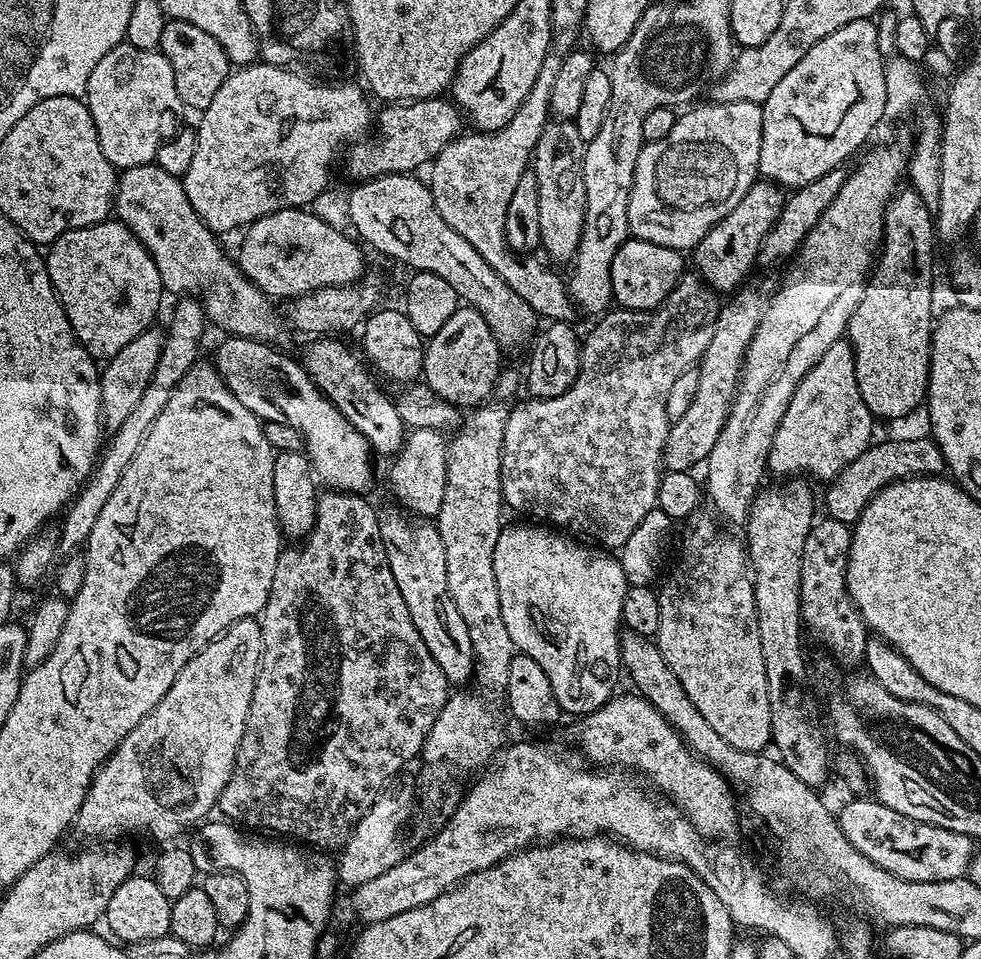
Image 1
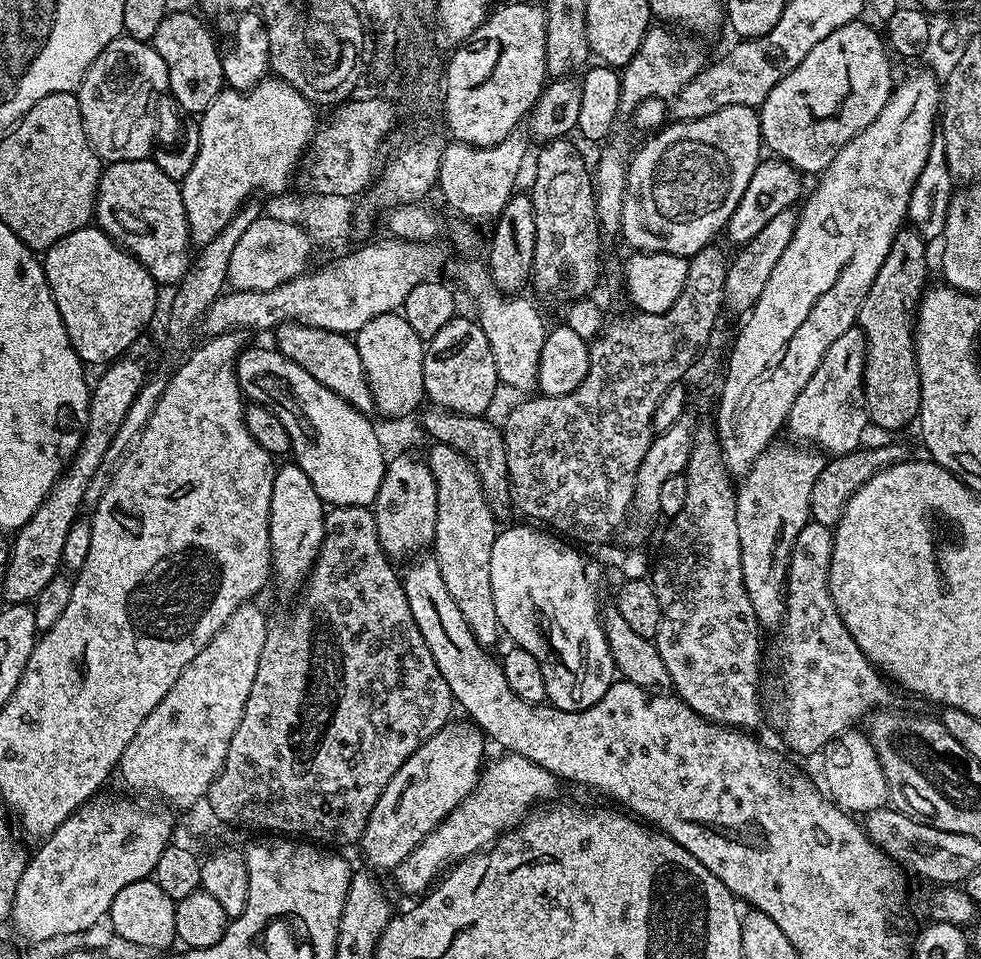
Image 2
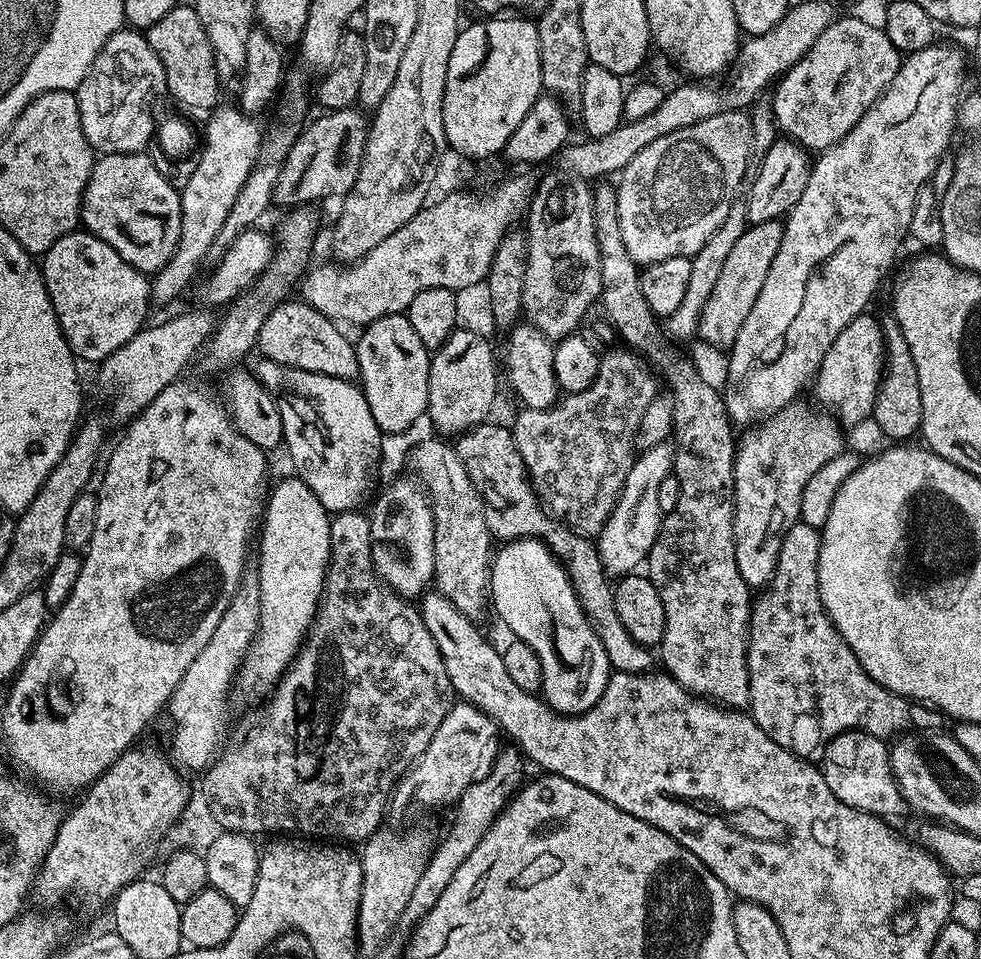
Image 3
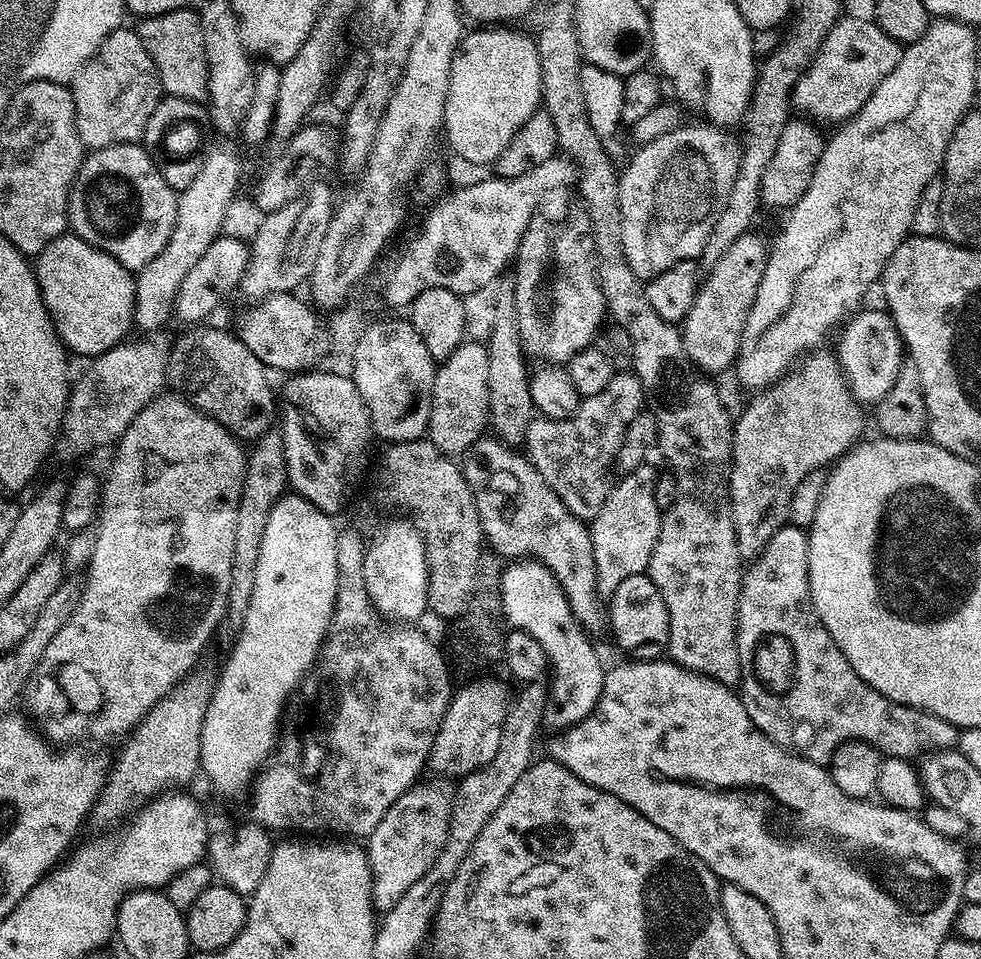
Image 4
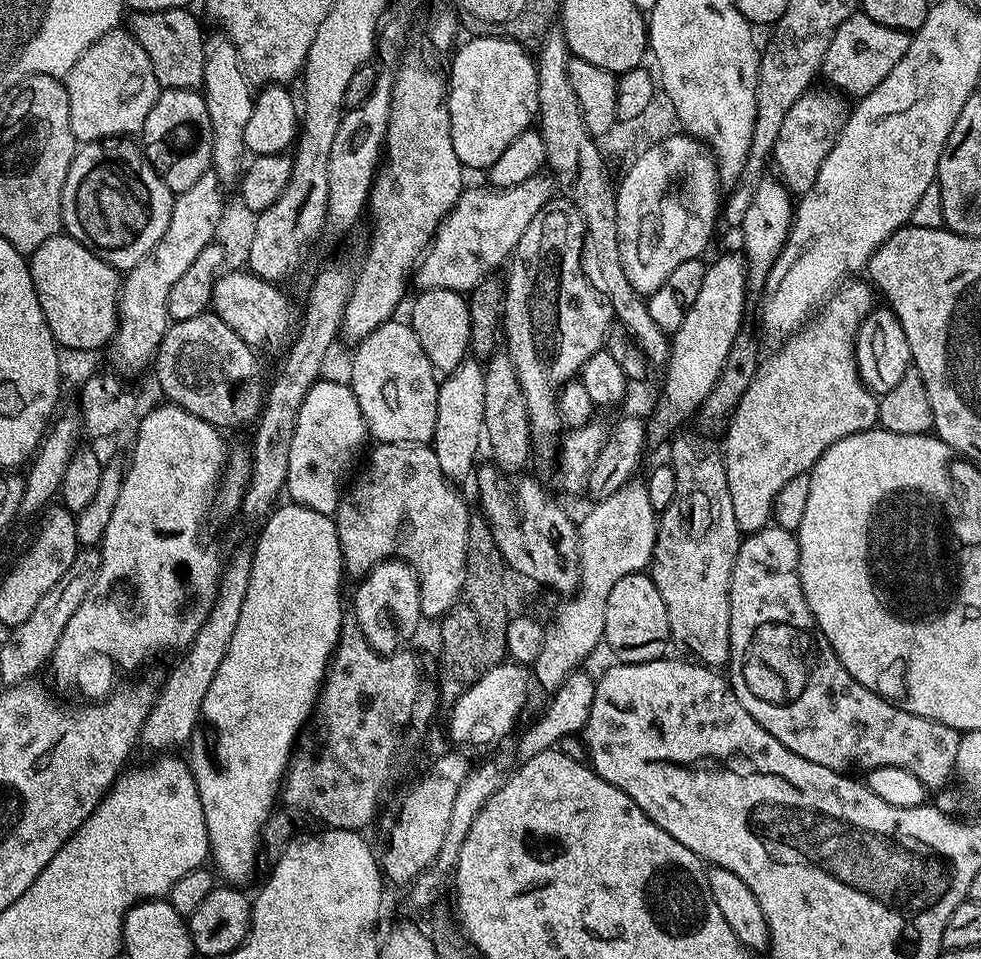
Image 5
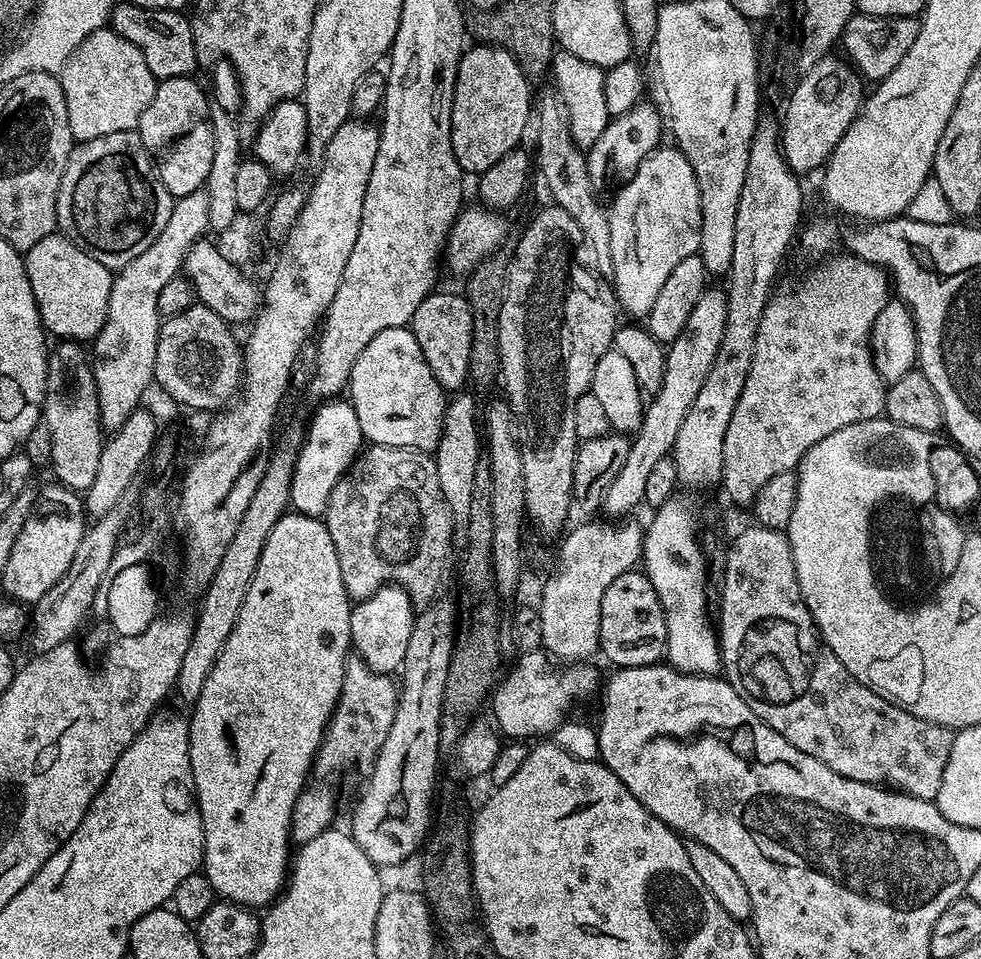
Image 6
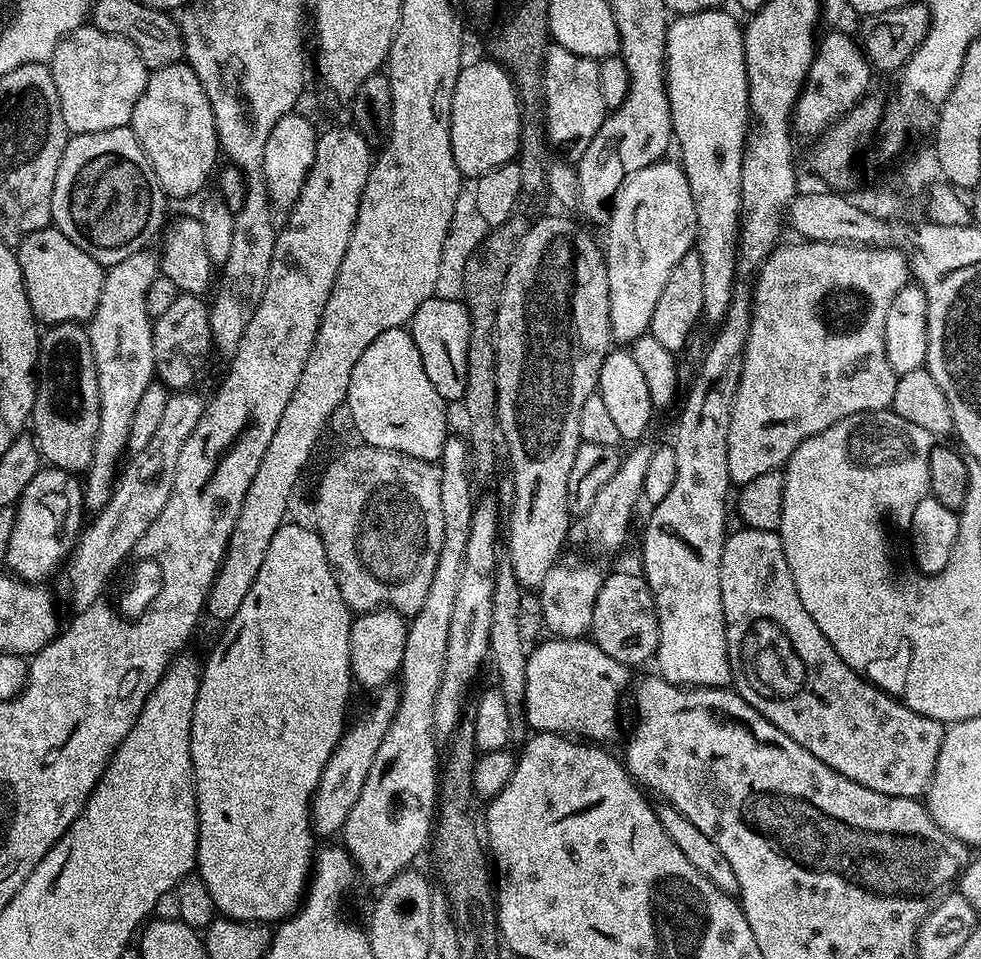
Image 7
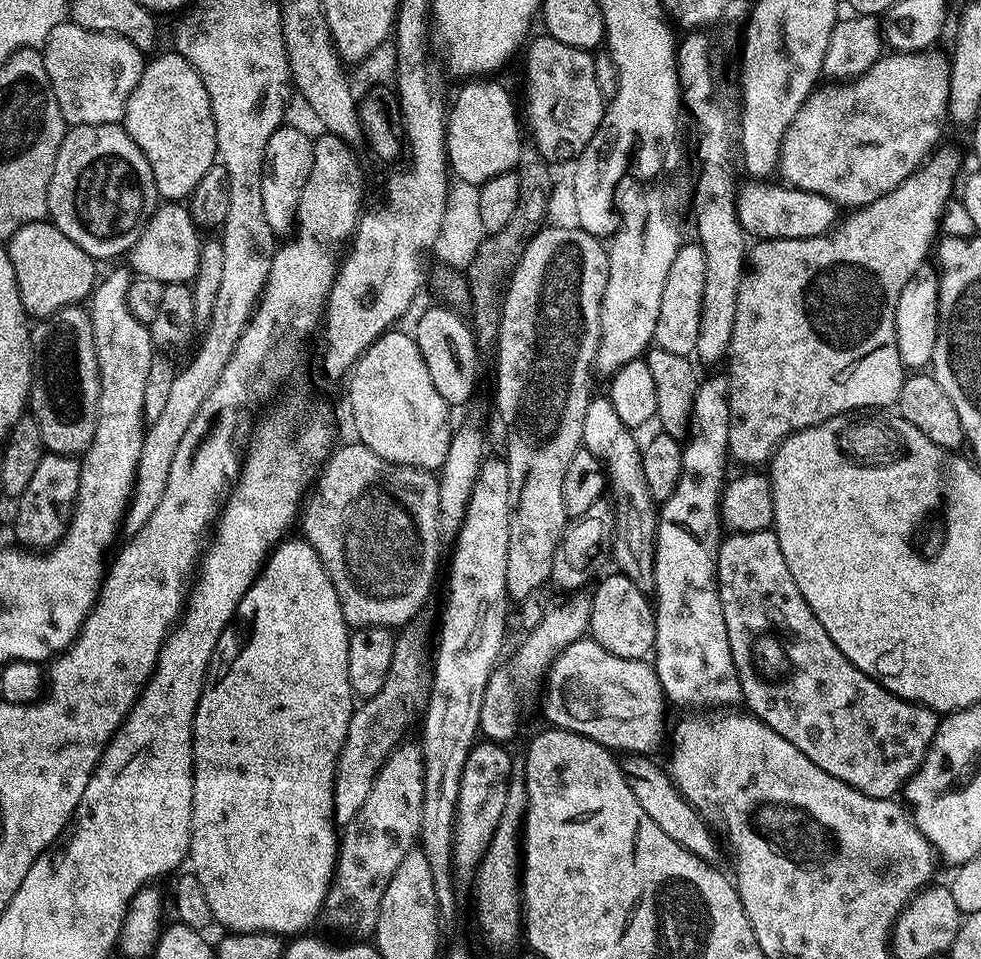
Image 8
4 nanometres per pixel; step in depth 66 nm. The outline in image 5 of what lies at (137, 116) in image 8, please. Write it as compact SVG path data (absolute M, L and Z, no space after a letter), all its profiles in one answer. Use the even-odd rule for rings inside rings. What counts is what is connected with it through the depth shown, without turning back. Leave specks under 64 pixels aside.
M166 88L160 93L160 97L154 102L150 114L146 118L142 129L143 143L160 144L175 128L189 128L192 131L192 145L181 154L177 160L168 164L168 169L163 169L164 185L173 194L179 194L190 190L198 178L202 178L212 166L212 143L214 134L210 126L210 114L206 110L206 102L203 95L194 88Z

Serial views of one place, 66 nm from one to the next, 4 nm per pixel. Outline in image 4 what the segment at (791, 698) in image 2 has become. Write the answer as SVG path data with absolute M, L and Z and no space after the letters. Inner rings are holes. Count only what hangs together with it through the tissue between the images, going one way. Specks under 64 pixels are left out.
M791 522L780 528L778 534L774 534L774 538L770 538L770 542L766 542L766 546L760 551L759 556L743 569L740 577L740 593L738 594L738 614L736 615L736 645L740 659L740 682L738 685L740 701L746 706L754 726L758 726L758 730L762 730L762 734L766 734L775 744L787 748L789 752L797 756L823 765L830 761L835 751L849 740L861 740L862 743L868 743L876 748L885 757L896 757L907 761L911 761L912 756L920 758L929 752L952 750L957 747L958 729L955 724L946 722L929 712L923 712L921 708L911 708L905 704L894 702L890 698L878 694L878 690L874 690L866 682L862 682L862 678L858 678L858 674L854 674L854 666L850 666L850 662L846 662L846 654L842 654L842 650L838 650L834 638L830 638L826 626L822 626L822 622L814 610L810 598L810 582L808 581L808 534L805 529L798 528Z

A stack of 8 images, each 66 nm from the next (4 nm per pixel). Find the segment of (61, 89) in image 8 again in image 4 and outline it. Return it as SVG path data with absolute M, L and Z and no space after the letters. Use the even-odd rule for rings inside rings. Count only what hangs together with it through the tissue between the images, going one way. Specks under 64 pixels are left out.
M127 26L115 28L106 37L100 49L80 68L80 73L71 81L70 87L76 111L76 132L88 150L105 148L111 144L137 143L143 137L150 114L162 99L160 79L154 62L150 62L150 54L146 54L146 46L142 46L136 31Z

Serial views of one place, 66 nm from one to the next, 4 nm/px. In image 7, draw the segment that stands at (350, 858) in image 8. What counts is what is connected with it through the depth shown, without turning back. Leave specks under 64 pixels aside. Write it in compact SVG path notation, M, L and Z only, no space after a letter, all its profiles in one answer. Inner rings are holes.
M449 438L438 461L440 473L440 493L442 494L442 518L444 537L442 550L438 550L438 566L434 566L434 578L430 578L430 591L422 610L411 617L406 634L406 654L402 654L402 666L398 673L400 705L392 720L390 730L378 754L370 774L366 774L366 786L358 794L358 802L350 810L342 829L343 847L347 848L356 864L361 881L373 884L376 890L390 883L399 872L405 871L408 864L420 851L429 847L434 833L434 817L438 803L438 760L436 764L436 743L434 731L434 700L438 698L438 686L442 686L442 670L446 666L446 642L450 638L450 618L454 615L454 602L458 599L458 580L462 578L462 566L466 562L466 542L470 539L470 518L474 507L474 480L470 475L470 453L467 439Z

